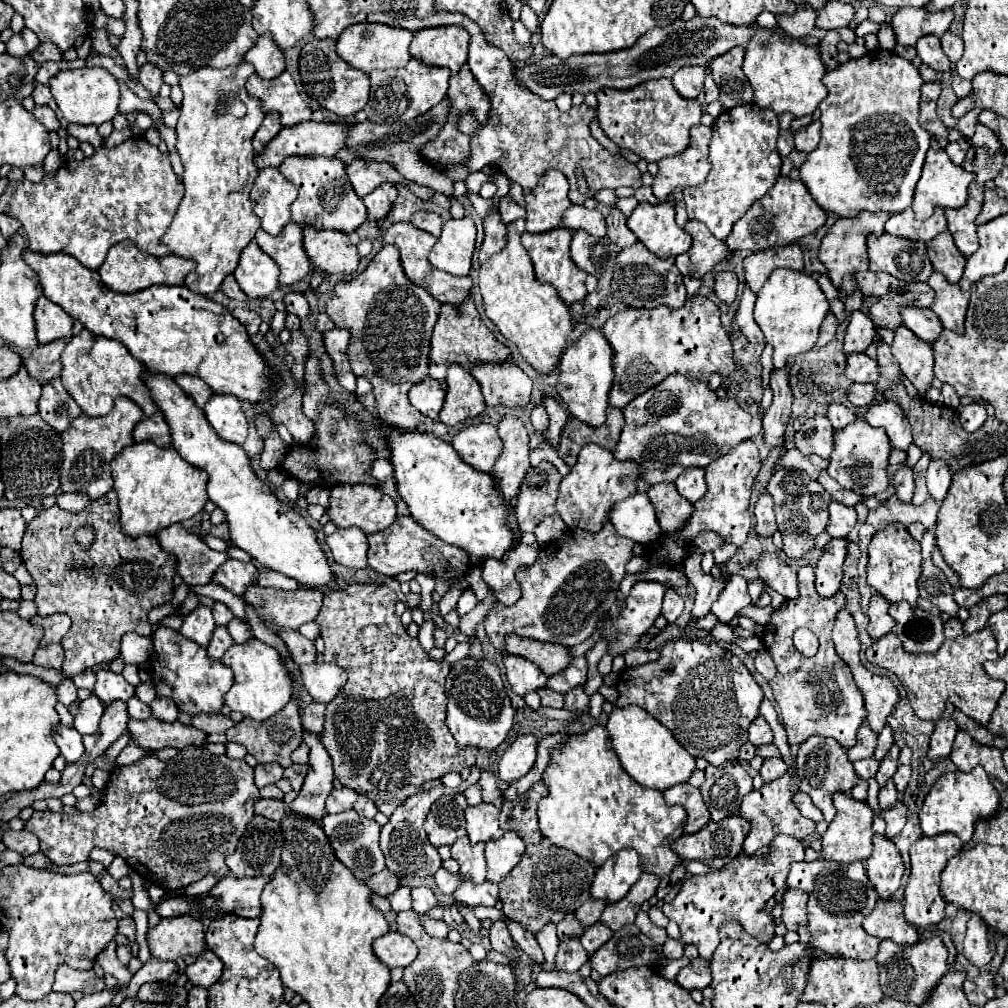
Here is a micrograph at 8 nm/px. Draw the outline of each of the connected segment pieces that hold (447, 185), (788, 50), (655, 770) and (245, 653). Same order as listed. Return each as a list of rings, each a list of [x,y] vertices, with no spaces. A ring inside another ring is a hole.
[[[445,98],[441,104],[431,108],[427,114],[417,116],[411,122],[403,122],[403,124],[399,124],[399,122],[395,122],[395,124],[373,124],[373,122],[353,124],[351,130],[347,132],[347,150],[355,158],[361,158],[361,160],[389,162],[407,180],[431,186],[433,190],[443,192],[445,196],[451,196],[453,194],[453,180],[451,178],[445,178],[443,172],[433,170],[425,164],[417,164],[417,152],[421,150],[423,142],[427,142],[427,138],[433,138],[443,128],[443,122],[447,120],[447,108],[449,108],[449,100]]]
[[[757,28],[755,36],[751,38],[745,50],[743,70],[747,80],[755,92],[755,104],[761,108],[769,108],[777,114],[789,112],[795,118],[811,116],[819,102],[827,96],[827,90],[821,82],[825,74],[825,66],[819,56],[819,48],[809,48],[797,40],[781,40],[775,32]],[[763,42],[767,42],[763,46]]]
[[[637,706],[613,708],[613,712],[609,714],[607,730],[609,730],[613,750],[619,756],[623,770],[641,786],[663,792],[675,784],[687,782],[695,770],[695,758],[689,756],[683,750],[683,746],[679,746],[679,742],[675,742],[673,734],[661,722],[657,722],[655,718],[651,718],[645,710],[639,710]]]
[[[251,638],[243,644],[233,644],[221,658],[221,662],[225,666],[229,666],[233,670],[235,682],[231,686],[231,690],[225,696],[225,704],[231,710],[241,712],[247,718],[253,720],[265,720],[273,714],[277,714],[289,700],[291,700],[291,678],[289,672],[283,664],[283,660],[279,658],[277,650],[263,644],[257,638]]]

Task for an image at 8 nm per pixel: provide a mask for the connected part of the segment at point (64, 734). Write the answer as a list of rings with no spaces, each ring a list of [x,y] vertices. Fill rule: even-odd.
[[[57,724],[53,728],[53,740],[55,744],[59,746],[61,754],[65,756],[65,760],[71,764],[71,762],[77,762],[81,758],[81,754],[85,752],[83,748],[83,742],[81,742],[81,734],[77,730],[73,730],[71,726],[63,726],[63,724]]]

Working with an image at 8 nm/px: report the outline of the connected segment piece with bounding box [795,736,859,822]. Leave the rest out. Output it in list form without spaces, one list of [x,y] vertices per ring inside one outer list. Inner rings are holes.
[[[811,736],[799,746],[799,754],[795,758],[797,762],[797,776],[799,776],[799,790],[809,794],[813,804],[823,812],[825,820],[831,822],[835,818],[835,806],[833,806],[833,794],[837,790],[847,790],[857,784],[857,774],[853,770],[853,764],[849,762],[845,750],[833,740],[833,738],[823,738],[823,736]]]

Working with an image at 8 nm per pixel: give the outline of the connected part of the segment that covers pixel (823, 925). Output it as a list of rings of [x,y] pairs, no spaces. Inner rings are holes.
[[[795,862],[789,870],[787,878],[789,888],[805,890],[809,898],[809,930],[811,930],[811,944],[823,952],[837,954],[841,952],[845,958],[857,960],[871,960],[877,956],[879,940],[867,936],[861,928],[863,918],[875,908],[875,890],[867,882],[867,874],[861,862],[851,866],[839,866],[835,862]]]

